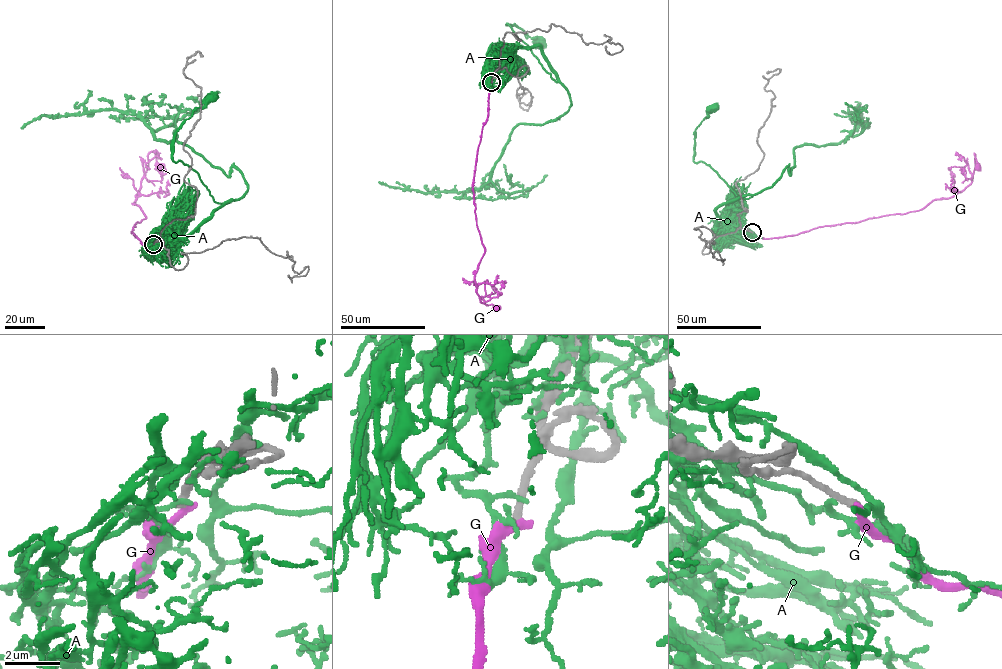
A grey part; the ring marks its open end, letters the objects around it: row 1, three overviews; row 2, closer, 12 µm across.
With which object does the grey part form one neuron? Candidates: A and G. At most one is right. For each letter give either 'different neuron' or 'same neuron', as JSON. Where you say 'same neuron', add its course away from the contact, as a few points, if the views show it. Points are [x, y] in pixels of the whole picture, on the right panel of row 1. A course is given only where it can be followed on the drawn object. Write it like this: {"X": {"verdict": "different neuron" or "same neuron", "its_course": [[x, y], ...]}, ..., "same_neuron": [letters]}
{"A": {"verdict": "different neuron"}, "G": {"verdict": "different neuron"}, "same_neuron": []}

